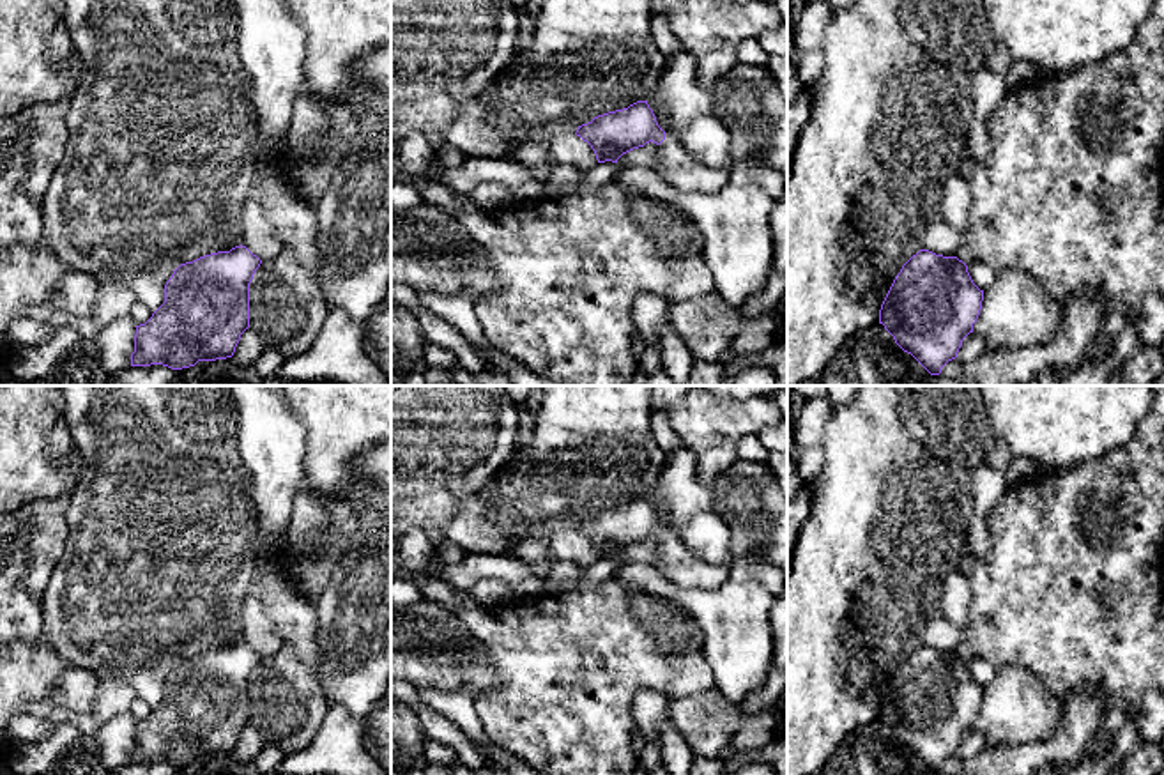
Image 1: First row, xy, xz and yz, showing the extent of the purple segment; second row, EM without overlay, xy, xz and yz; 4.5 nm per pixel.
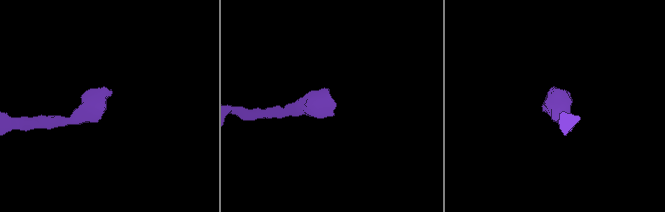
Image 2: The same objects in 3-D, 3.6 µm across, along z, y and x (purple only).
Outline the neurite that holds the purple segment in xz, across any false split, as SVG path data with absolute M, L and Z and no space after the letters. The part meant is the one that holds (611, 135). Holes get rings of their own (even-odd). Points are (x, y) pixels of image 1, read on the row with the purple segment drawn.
M647 101L594 117L578 126L577 136L591 145L598 163L617 159L646 143L658 145L660 177L681 191L718 191L729 179L729 168L709 168L693 159L678 136L663 131Z

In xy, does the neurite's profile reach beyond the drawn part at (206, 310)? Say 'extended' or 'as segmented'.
as segmented

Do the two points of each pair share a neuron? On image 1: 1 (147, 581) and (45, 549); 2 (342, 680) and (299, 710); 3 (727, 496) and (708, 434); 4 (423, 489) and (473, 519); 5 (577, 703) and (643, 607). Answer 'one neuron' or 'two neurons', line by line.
1: two neurons
2: two neurons
3: two neurons
4: two neurons
5: two neurons

